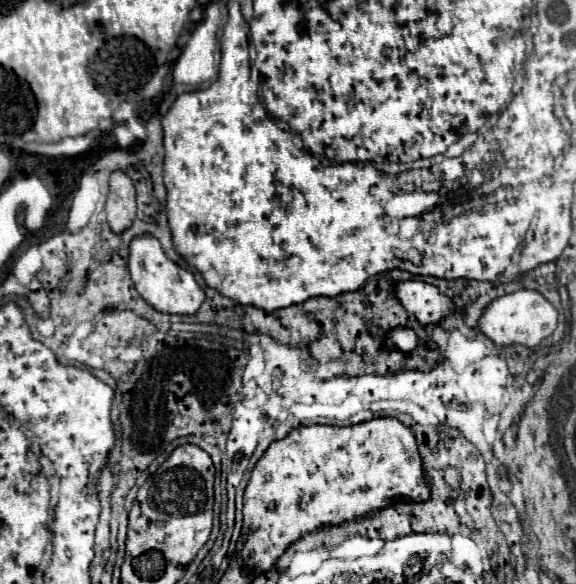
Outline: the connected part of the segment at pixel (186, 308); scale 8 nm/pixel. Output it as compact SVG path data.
M139 236L131 242L131 254L129 254L127 266L131 272L131 280L137 288L137 292L141 294L141 298L159 312L193 316L205 300L205 292L199 288L193 274L183 270L175 262L171 262L165 256L159 240L153 236Z

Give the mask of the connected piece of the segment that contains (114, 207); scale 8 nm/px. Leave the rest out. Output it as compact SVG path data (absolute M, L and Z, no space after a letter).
M121 170L111 174L109 196L105 204L107 224L115 234L127 230L135 220L135 186Z

